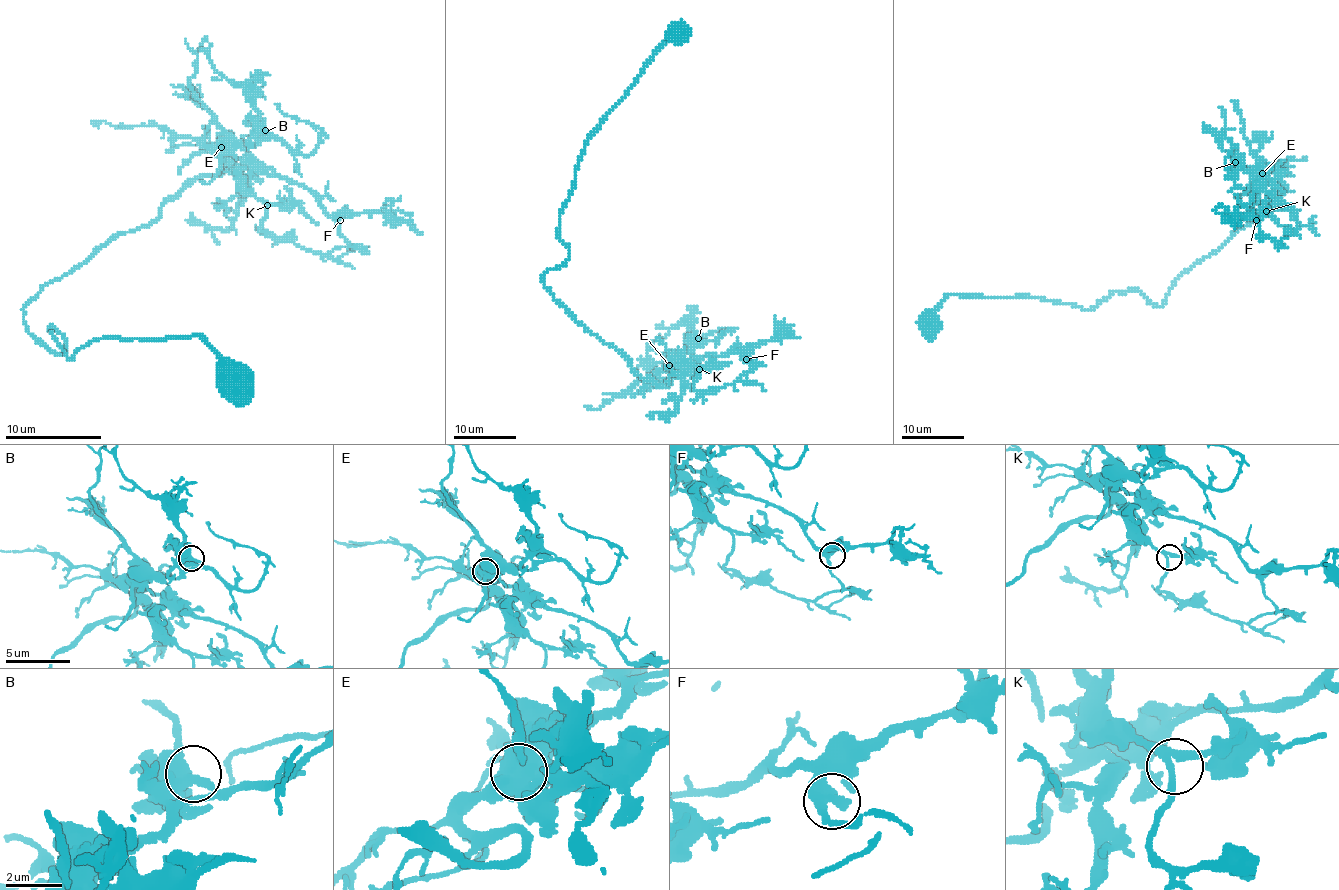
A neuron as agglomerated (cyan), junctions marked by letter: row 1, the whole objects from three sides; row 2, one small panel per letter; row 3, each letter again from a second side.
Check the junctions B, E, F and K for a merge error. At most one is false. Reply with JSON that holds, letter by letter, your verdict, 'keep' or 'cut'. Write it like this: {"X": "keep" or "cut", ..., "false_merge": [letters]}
{"B": "keep", "E": "keep", "F": "keep", "K": "keep", "false_merge": []}

